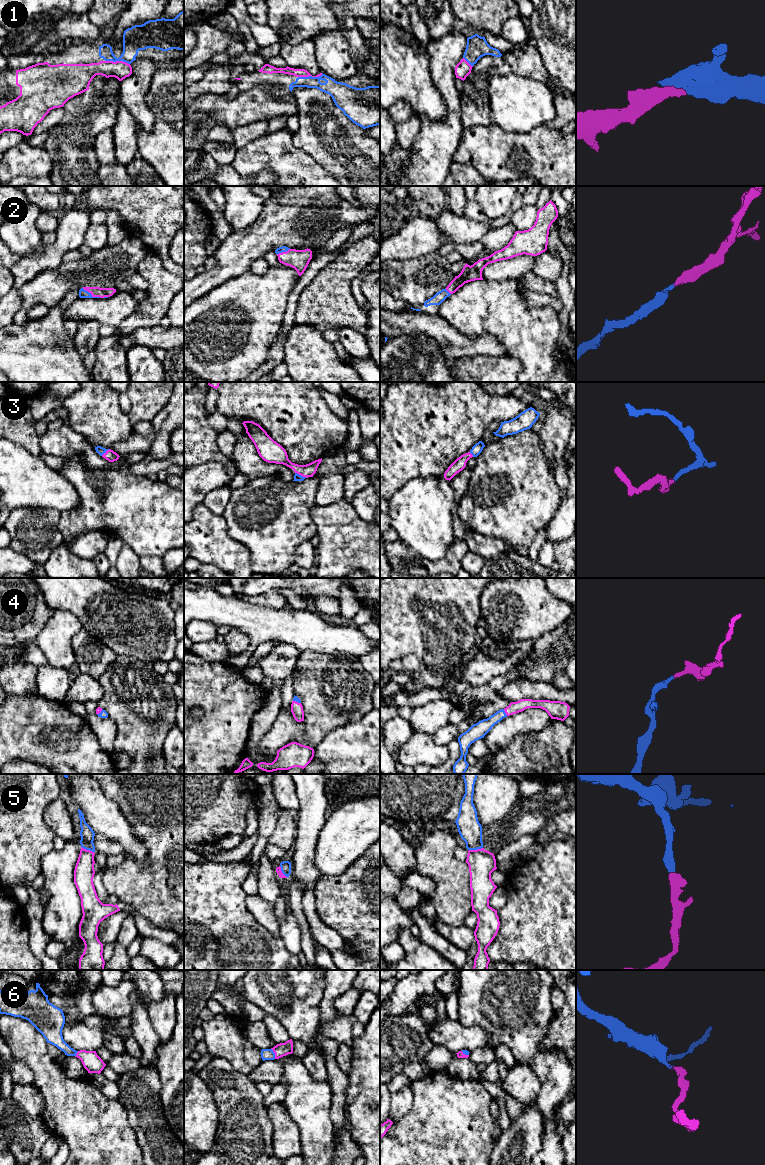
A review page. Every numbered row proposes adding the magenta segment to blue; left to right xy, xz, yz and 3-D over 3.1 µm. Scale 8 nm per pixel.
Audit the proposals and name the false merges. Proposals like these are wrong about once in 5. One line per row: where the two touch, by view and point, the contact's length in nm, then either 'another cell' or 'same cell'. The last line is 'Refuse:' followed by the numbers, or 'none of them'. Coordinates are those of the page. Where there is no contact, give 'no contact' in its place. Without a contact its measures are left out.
1: meets blue in xz at (310, 76); contact 200 nm long; same cell
2: meets blue in xy at (90, 294); contact 170 nm long; same cell
3: meets blue in xz at (300, 475); contact 100 nm long; same cell
4: meets blue in yz at (504, 712); contact 70 nm long; same cell
5: meets blue in yz at (475, 849); contact 110 nm long; same cell
6: meets blue in xz at (274, 1053); contact 90 nm long; same cell
Refuse: none of them

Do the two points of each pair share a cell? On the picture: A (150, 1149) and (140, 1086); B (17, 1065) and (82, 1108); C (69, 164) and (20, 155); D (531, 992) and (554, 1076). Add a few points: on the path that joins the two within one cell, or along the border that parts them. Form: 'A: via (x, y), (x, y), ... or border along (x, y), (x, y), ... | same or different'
A: via (150, 1133), (150, 1125), (142, 1102) | same
B: border along (17, 1059), (21, 1060), (32, 1072), (33, 1084) | different
C: border along (42, 147), (49, 154), (53, 164), (50, 175) | different
D: via (531, 1013), (531, 1051), (535, 1055) | same

